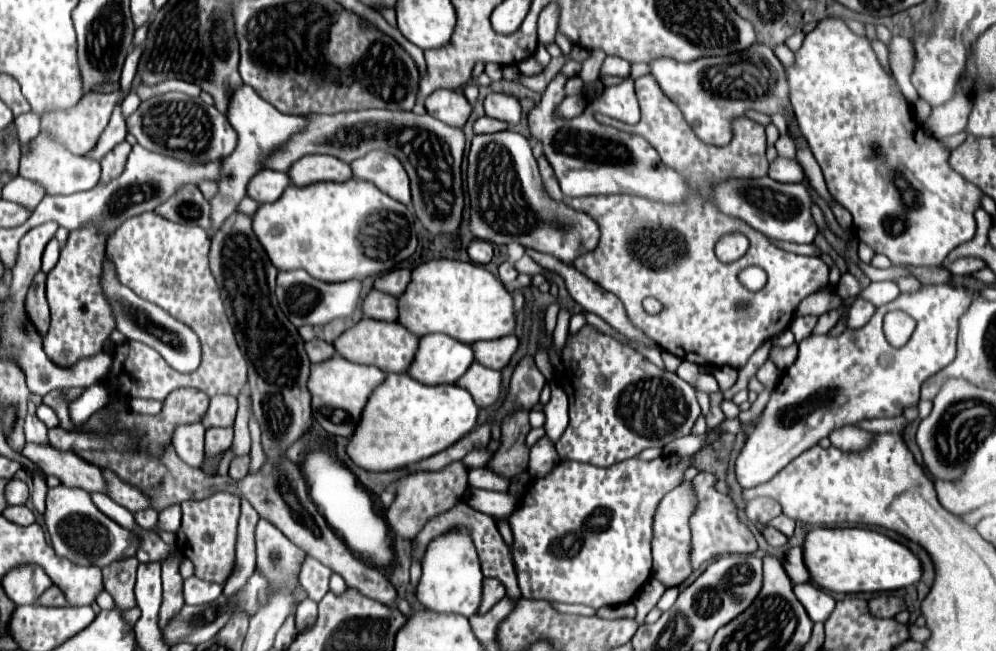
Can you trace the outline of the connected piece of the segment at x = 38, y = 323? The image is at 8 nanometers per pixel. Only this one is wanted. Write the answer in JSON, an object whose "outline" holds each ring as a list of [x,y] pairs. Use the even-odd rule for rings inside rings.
{"outline":[[[39,272],[33,278],[33,286],[29,288],[25,296],[25,312],[43,338],[49,330],[49,306],[45,300],[45,274],[43,272]]]}

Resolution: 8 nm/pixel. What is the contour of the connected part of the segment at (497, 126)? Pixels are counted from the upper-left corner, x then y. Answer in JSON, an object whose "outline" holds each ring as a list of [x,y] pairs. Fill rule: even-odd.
{"outline":[[[483,116],[473,124],[475,134],[493,134],[493,132],[501,132],[501,130],[507,130],[507,128],[509,128],[509,124],[505,124],[503,120],[489,118],[489,116]]]}

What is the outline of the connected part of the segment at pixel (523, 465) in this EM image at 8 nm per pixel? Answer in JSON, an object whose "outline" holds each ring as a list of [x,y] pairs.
{"outline":[[[515,410],[501,420],[501,448],[495,452],[487,468],[493,472],[511,478],[513,474],[527,470],[529,448],[525,446],[525,436],[531,430],[529,426],[529,410]]]}

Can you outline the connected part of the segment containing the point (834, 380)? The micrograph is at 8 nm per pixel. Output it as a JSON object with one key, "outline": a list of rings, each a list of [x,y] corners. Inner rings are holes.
{"outline":[[[923,286],[919,292],[913,294],[901,294],[897,300],[879,306],[873,318],[857,330],[847,328],[841,336],[809,336],[799,342],[799,356],[797,362],[783,372],[779,384],[775,386],[755,430],[751,430],[751,438],[747,436],[747,442],[737,458],[735,472],[737,480],[743,488],[753,488],[757,484],[763,484],[771,480],[779,470],[783,470],[793,458],[797,458],[807,448],[815,446],[821,438],[827,438],[833,430],[845,426],[845,424],[857,424],[861,420],[871,418],[889,418],[889,416],[901,416],[903,410],[911,404],[919,402],[919,388],[921,384],[943,370],[947,364],[955,358],[955,338],[957,338],[957,326],[959,316],[969,308],[975,292],[969,288],[955,288],[955,286]],[[889,310],[903,310],[907,312],[915,322],[917,328],[911,334],[909,342],[903,348],[893,348],[887,338],[883,336],[883,316]]]}

